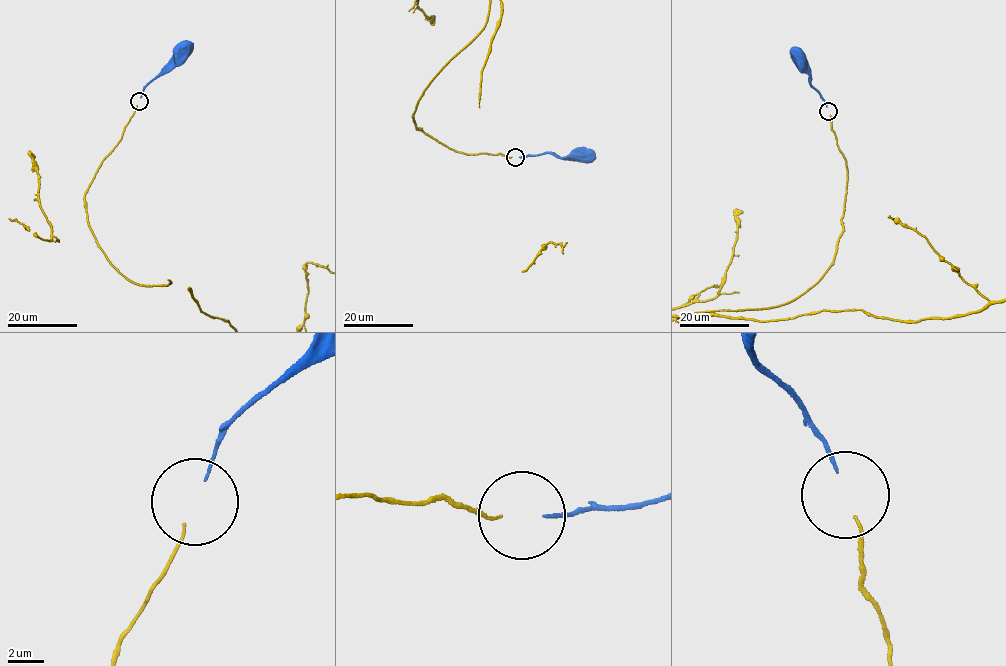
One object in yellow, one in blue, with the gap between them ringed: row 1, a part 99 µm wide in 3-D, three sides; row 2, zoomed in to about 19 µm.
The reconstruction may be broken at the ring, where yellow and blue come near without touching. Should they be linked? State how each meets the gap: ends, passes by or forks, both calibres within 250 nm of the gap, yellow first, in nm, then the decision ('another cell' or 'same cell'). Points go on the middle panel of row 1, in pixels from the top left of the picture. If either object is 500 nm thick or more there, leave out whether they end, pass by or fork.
yellow ends there; blue ends there; 140 nm thick on the yellow side, 150 nm on the other; same cell

